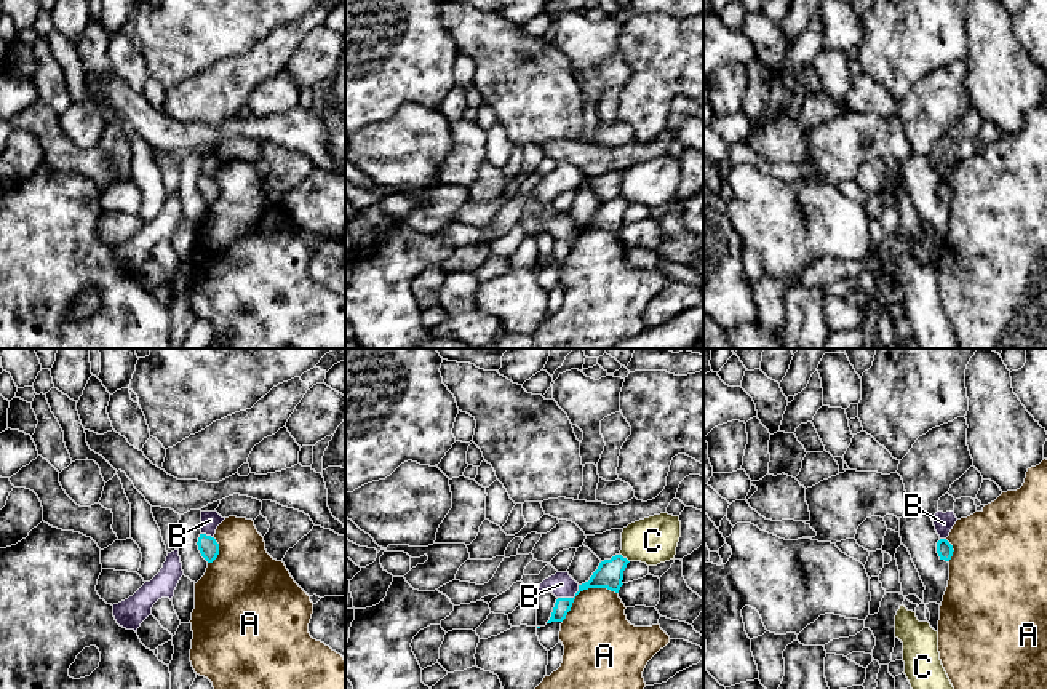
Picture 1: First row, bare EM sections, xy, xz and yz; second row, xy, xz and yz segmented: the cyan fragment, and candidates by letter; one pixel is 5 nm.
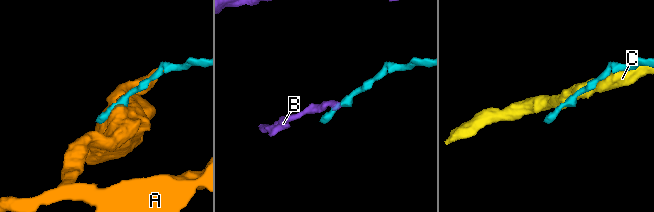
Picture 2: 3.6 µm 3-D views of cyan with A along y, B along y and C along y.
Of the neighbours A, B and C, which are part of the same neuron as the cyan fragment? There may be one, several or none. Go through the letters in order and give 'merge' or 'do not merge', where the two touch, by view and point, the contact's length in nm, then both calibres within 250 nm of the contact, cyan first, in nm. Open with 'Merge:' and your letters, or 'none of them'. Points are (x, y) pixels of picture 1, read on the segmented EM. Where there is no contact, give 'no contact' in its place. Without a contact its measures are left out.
Merge: none of them
A: do not merge; meets cyan in xz at (584, 589); contact 320 nm long; 140 nm thick on the cyan side, 340 nm on the other
B: do not merge; meets cyan in xz at (571, 598); contact 130 nm long; 140 nm thick on the cyan side, 120 nm on the other
C: do not merge; meets cyan in xz at (625, 558); contact 60 nm long; 140 nm thick on the cyan side, 240 nm on the other

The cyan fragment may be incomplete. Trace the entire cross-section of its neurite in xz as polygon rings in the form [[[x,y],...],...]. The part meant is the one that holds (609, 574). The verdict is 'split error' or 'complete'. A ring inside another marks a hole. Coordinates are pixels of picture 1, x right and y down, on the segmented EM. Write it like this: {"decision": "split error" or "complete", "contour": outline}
{"decision": "complete", "contour": [[[615,555],[611,560],[601,561],[590,580],[579,585],[579,591],[575,593],[575,596],[588,588],[607,588],[619,593],[620,587],[623,585],[623,571],[628,563],[630,561],[622,555]]]}

